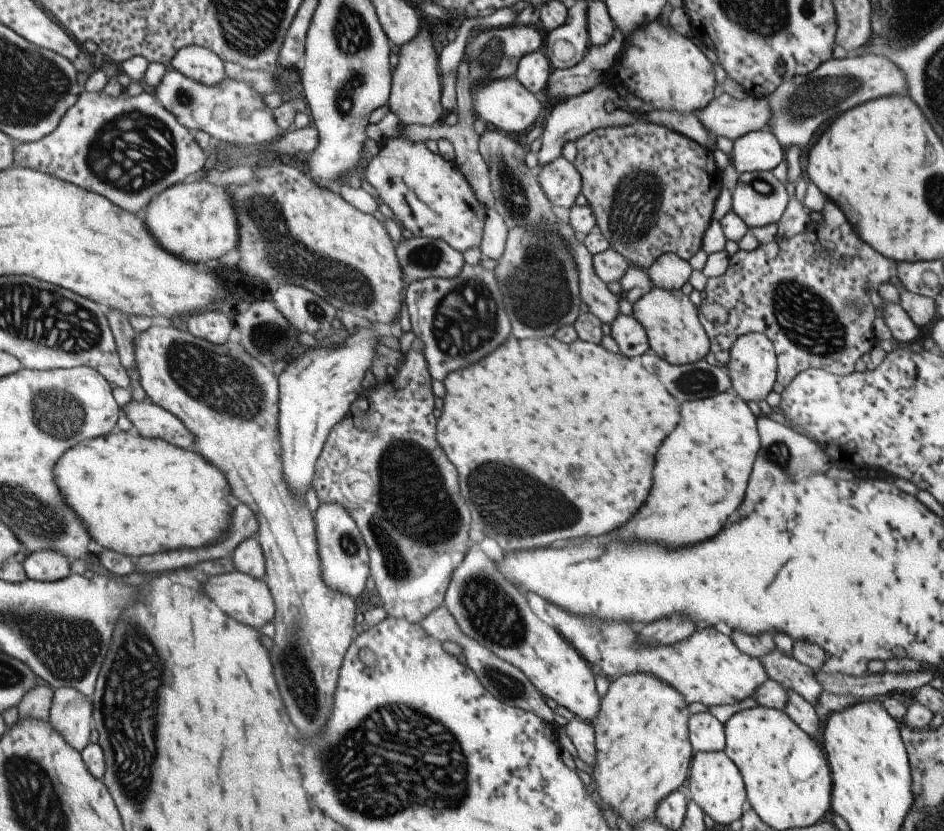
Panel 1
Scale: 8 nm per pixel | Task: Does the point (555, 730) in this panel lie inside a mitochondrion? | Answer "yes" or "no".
no

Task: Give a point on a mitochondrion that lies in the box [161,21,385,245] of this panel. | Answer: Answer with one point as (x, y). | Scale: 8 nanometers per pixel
(183, 97)

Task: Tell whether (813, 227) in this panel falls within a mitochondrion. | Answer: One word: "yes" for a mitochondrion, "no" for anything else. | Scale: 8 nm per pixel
no

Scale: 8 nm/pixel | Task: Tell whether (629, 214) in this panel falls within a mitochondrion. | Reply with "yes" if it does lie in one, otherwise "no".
yes

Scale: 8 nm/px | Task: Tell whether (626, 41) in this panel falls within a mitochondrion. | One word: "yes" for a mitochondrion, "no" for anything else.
no

